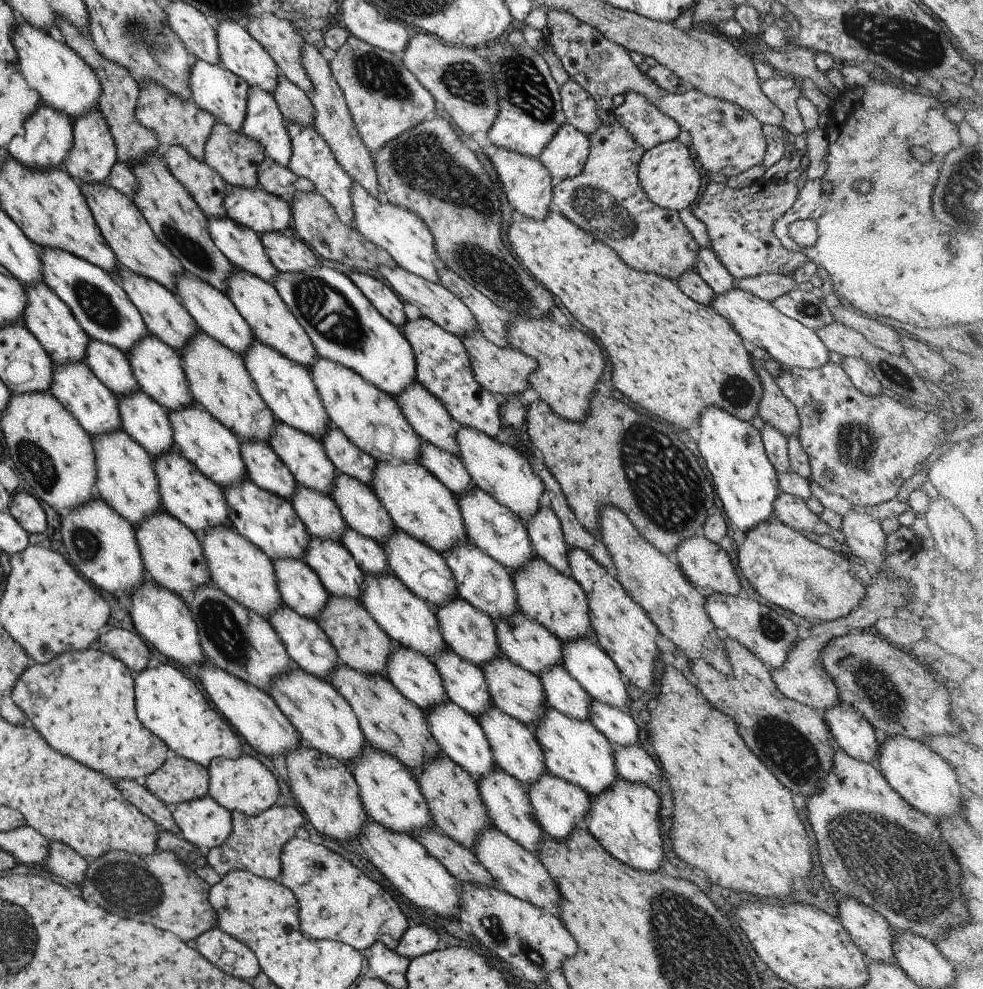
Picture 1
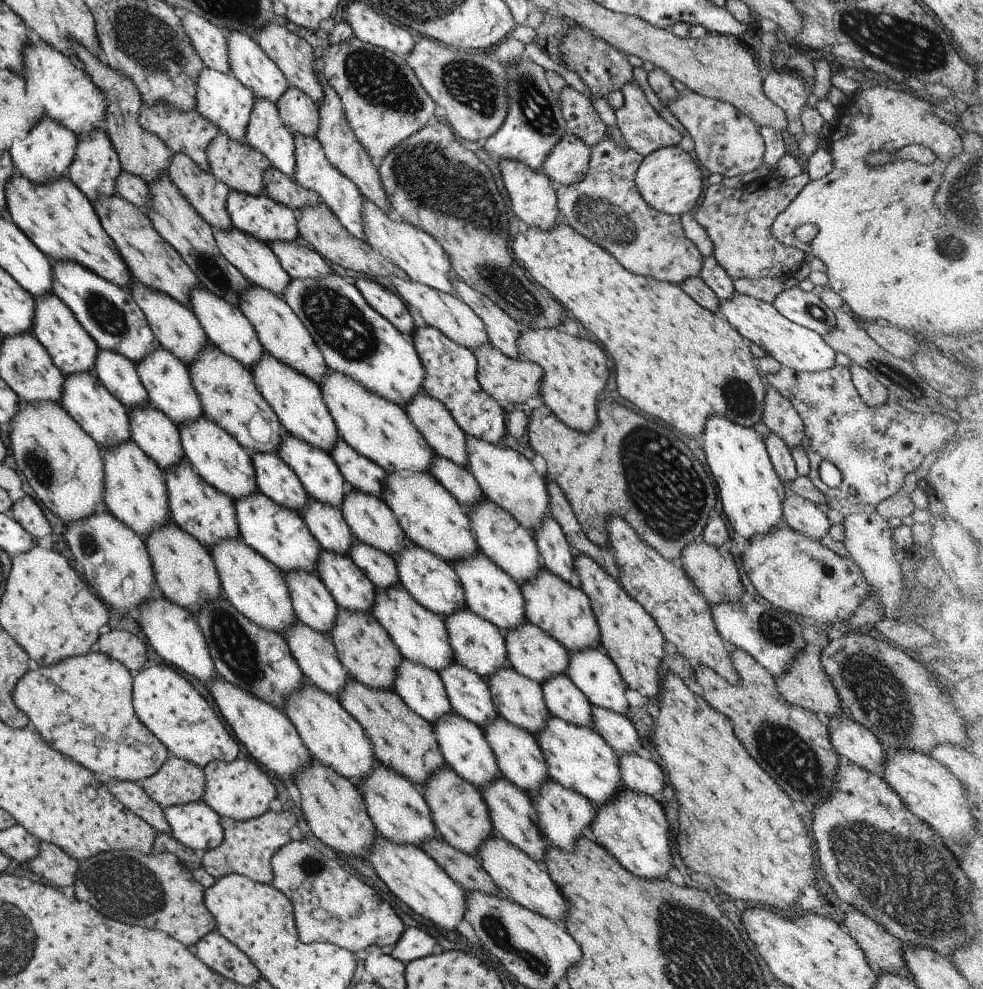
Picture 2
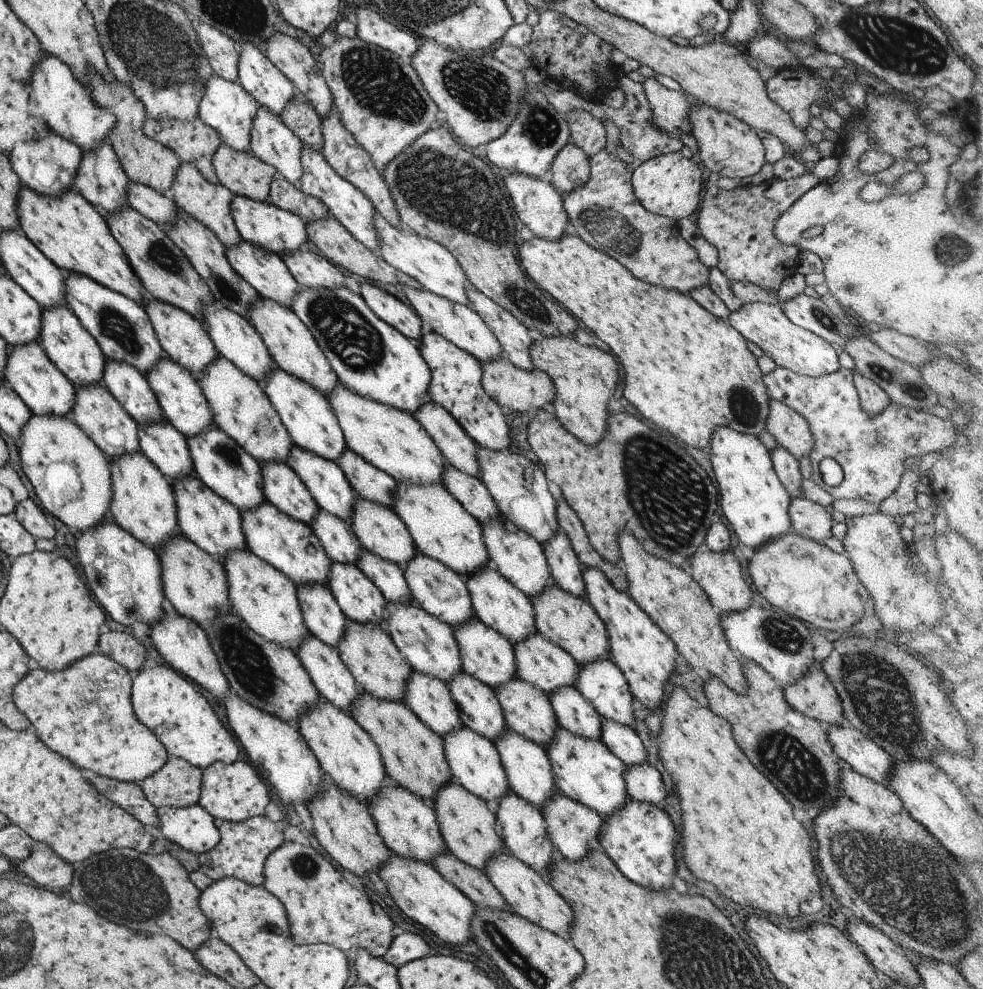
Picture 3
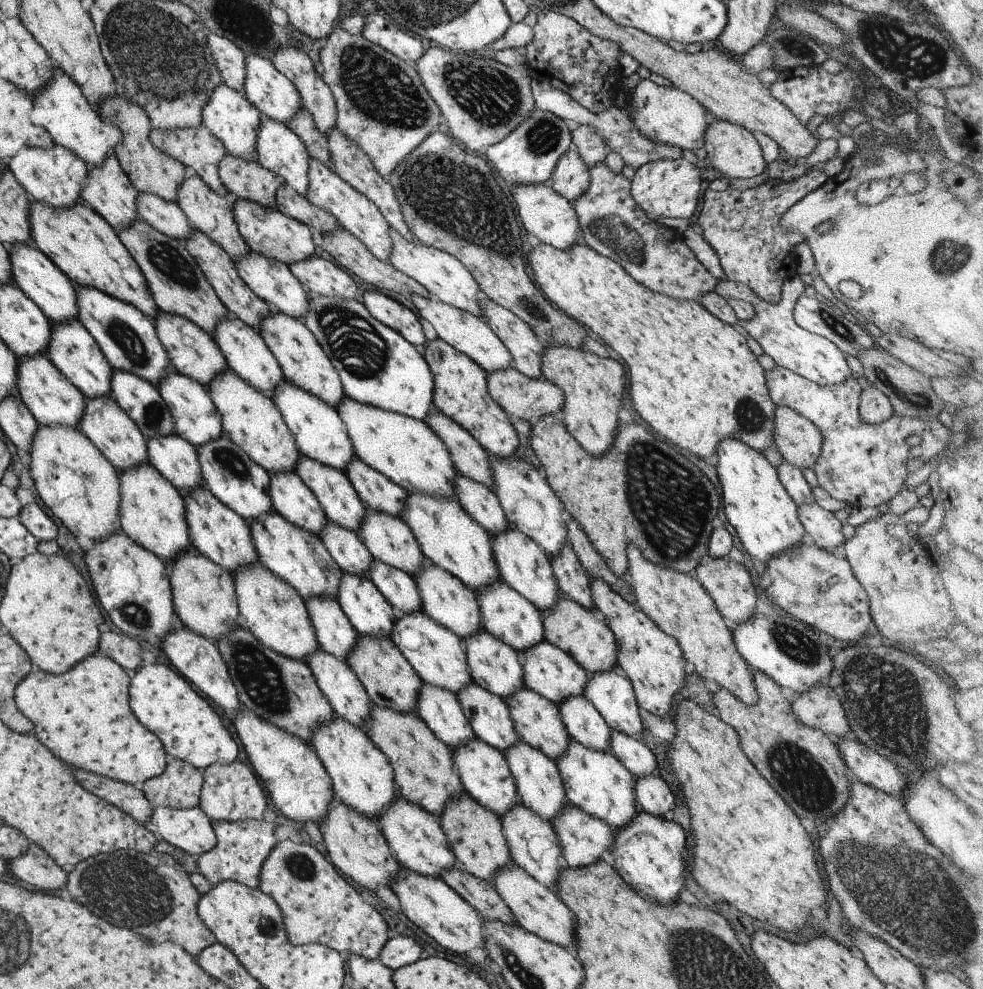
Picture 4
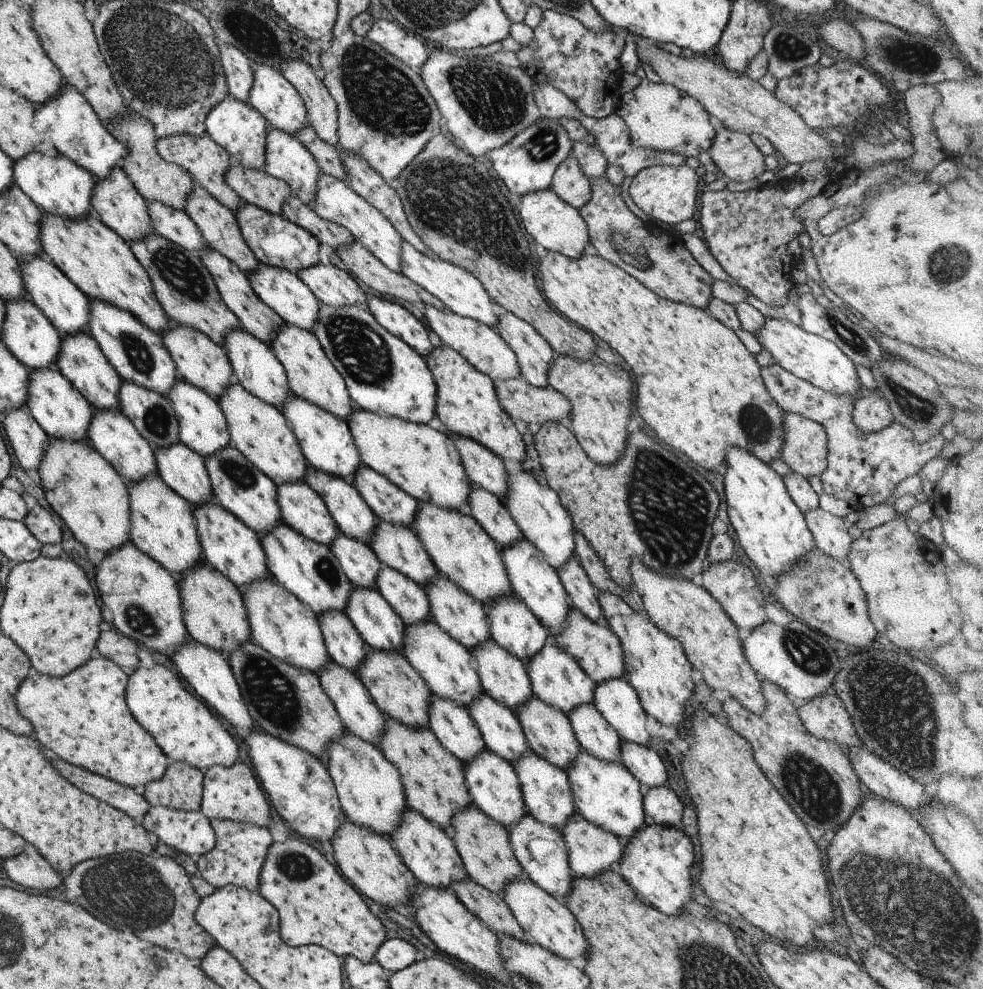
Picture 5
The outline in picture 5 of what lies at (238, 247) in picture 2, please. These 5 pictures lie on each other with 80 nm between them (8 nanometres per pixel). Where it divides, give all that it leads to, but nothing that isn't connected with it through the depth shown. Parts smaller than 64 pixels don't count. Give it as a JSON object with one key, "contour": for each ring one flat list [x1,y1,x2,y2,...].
{"contour":[[259,265,255,272,247,272,245,276,257,298,270,310,273,310,283,323,312,332,313,324,317,322,319,302,295,273,281,270,281,268,273,268,273,266]]}

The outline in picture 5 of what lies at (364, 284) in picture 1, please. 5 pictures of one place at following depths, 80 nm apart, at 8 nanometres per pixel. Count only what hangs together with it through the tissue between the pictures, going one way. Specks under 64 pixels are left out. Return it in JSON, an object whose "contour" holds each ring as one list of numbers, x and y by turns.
{"contour":[[370,295,365,308,381,328,405,342,419,356,425,358,433,350,424,326,399,304]]}

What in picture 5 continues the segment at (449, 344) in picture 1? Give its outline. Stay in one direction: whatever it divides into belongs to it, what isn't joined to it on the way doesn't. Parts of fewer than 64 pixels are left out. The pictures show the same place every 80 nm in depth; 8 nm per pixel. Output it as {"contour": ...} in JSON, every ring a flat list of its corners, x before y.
{"contour":[[444,345,433,347,424,362,436,385,435,415,447,428,447,433,450,436,465,436,501,460,523,462,525,443,515,430,513,421,499,407,493,382,469,366,455,350]]}

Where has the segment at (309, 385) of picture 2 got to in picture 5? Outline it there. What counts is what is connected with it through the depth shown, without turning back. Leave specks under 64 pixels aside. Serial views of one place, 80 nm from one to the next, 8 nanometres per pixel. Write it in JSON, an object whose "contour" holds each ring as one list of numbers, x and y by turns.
{"contour":[[291,395,291,398,287,398,283,402,280,412,293,432,301,455,309,467,313,470,321,470,325,474,331,474,335,478,341,478,341,480,348,482,353,480,355,472,361,468,362,463,346,422,295,395]]}

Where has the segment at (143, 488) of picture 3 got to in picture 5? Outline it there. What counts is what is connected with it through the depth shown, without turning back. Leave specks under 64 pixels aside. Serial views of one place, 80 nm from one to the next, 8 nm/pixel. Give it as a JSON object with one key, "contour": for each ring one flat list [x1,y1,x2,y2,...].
{"contour":[[147,476,126,488,129,494,129,541,141,554,157,562,165,572,180,574,181,577,187,570,193,570,193,566,205,562,193,508,186,500,170,490,158,476]]}

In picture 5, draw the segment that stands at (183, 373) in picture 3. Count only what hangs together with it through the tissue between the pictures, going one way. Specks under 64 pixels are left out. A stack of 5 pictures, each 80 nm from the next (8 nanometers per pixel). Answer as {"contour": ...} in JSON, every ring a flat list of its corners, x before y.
{"contour":[[180,378,167,390,165,398,171,404,171,410,177,420,178,440,189,450,197,453,203,460,211,454,217,454,217,450,230,445,227,424,221,408,217,406,215,399,205,394,203,390,187,384]]}

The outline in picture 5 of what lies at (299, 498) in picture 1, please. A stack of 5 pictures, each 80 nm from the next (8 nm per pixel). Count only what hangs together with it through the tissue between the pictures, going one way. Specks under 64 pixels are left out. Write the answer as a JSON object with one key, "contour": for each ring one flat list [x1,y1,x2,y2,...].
{"contour":[[339,531,328,550,337,558,343,574,353,587,378,590,375,587,375,578,382,565,368,546,351,540]]}

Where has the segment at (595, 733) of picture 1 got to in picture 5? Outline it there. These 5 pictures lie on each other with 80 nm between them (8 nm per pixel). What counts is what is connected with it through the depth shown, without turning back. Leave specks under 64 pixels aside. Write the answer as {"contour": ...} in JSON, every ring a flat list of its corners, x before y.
{"contour":[[581,751,565,772,571,786,576,814,586,822,599,826,605,832,611,832,622,843,633,838,633,834,637,834,639,828,645,826,647,819,643,812,644,792,635,777,619,762,605,762]]}

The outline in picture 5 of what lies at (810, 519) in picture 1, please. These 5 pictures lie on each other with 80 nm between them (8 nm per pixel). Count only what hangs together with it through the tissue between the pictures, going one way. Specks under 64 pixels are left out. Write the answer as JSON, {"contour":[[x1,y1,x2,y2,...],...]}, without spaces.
{"contour":[[820,507,809,510,802,516,816,550,833,560,846,558,852,539,843,519,824,512]]}

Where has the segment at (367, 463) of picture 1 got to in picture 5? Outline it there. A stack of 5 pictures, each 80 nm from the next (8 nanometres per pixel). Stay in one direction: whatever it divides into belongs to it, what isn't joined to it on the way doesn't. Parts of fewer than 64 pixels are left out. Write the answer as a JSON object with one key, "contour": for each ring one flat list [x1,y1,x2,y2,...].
{"contour":[[361,465,350,483,377,520,411,528,417,501,391,484,386,477]]}

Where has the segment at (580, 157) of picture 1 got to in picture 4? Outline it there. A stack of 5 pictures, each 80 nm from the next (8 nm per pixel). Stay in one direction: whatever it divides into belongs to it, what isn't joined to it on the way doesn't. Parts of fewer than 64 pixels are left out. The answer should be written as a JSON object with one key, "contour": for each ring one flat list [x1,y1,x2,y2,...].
{"contour":[[569,147,567,152,559,158,559,162,555,164,547,184,567,202,575,202,579,196,585,194,588,188,590,182,588,170,576,150]]}

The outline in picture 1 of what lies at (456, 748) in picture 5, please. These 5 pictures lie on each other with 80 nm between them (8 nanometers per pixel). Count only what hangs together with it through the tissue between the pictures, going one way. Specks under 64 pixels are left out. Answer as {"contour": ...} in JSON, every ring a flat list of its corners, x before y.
{"contour":[[394,644,391,654,387,658,387,664,385,664,385,673,385,678,391,682,395,690,403,698,413,702,413,706,416,705,424,714,429,712,433,706,448,701,441,678,431,660,413,652,413,650,407,650,407,648,401,648,401,646]]}

